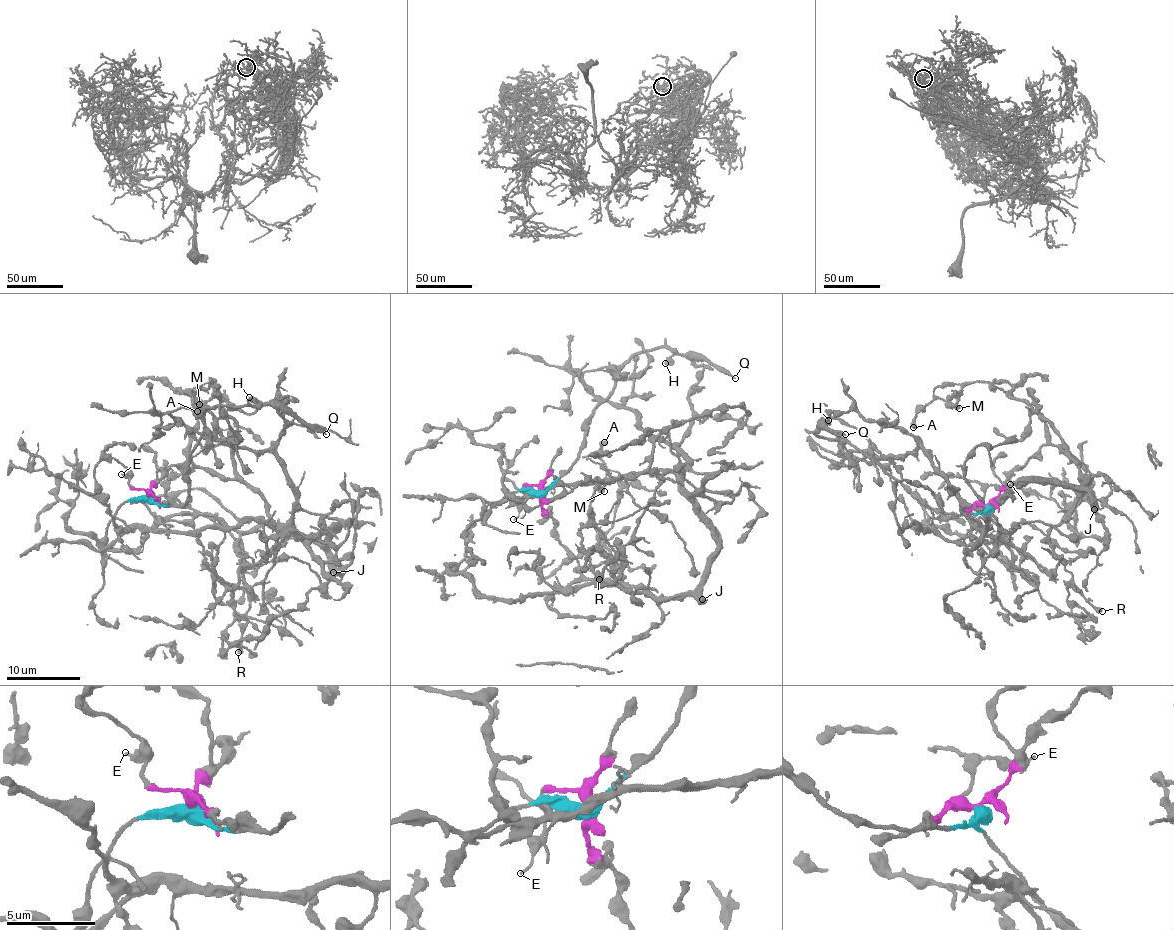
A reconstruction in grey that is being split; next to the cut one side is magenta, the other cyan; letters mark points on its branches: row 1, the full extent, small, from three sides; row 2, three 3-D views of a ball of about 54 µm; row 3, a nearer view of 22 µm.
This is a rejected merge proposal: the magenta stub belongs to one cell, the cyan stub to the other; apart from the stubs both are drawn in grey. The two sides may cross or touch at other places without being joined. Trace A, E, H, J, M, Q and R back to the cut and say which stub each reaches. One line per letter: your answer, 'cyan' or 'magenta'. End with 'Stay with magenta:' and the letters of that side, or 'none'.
A: magenta
E: magenta
H: cyan
J: magenta
M: magenta
Q: cyan
R: magenta
Stay with magenta: A, E, J, M, R

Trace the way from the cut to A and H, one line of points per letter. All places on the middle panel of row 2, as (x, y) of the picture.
A: (542, 492), (587, 578), (620, 585), (593, 549), (620, 475), (605, 441)
H: (542, 492), (574, 462), (587, 418), (609, 395), (617, 372), (635, 354), (666, 347), (672, 353), (664, 363)

